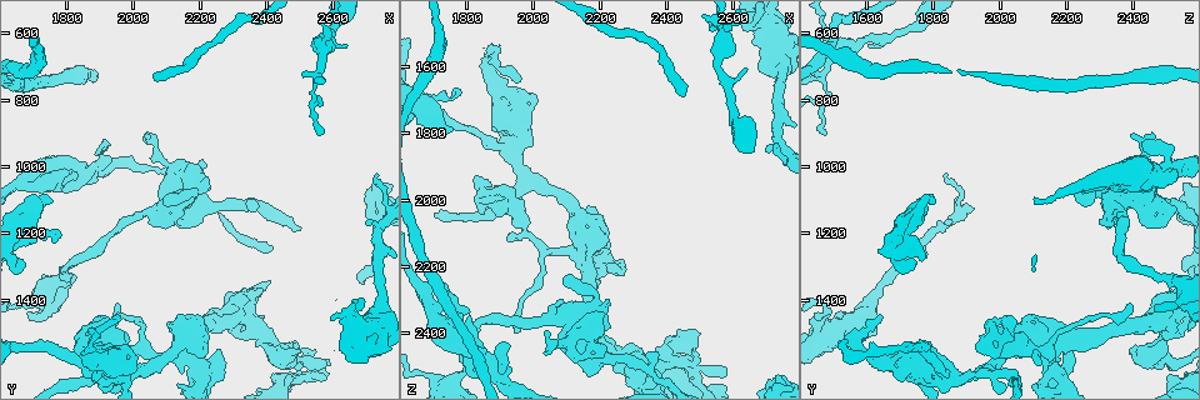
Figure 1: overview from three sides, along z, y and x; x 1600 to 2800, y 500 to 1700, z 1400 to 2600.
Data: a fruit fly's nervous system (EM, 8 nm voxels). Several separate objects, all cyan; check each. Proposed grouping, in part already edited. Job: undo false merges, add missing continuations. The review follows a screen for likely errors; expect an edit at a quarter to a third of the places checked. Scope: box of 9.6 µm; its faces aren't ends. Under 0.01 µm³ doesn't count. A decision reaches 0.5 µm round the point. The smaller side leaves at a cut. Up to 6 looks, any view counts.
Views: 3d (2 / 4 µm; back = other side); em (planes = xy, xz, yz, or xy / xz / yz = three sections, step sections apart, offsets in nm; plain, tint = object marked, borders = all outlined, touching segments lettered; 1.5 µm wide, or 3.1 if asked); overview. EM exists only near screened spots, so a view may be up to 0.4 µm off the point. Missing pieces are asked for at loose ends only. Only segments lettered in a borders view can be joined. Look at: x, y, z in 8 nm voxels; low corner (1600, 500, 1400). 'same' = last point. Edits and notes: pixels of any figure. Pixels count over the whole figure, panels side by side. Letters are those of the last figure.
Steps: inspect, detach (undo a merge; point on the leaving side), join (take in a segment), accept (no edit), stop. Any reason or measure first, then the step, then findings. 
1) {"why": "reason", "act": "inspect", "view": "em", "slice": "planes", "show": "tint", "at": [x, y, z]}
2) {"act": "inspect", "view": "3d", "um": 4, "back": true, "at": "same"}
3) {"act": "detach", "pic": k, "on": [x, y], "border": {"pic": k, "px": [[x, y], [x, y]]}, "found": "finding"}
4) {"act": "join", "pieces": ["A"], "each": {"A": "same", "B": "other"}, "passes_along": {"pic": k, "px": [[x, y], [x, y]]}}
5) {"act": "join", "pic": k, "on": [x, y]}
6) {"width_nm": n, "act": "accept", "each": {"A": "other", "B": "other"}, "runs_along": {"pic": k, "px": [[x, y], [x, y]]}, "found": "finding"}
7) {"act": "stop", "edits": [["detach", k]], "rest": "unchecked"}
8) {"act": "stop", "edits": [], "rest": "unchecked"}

{"why": "an open end", "act": "inspect", "view": "3d", "um": 4, "at": [2650, 630, 1600]}

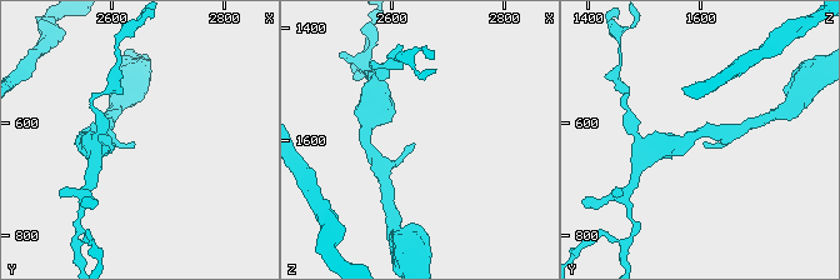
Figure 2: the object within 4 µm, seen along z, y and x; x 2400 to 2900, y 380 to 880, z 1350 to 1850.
{"why": "shape alone is not enough", "act": "inspect", "view": "em", "slice": "xy", "step": 4, "show": "tint", "at": [2640, 630, 1605]}

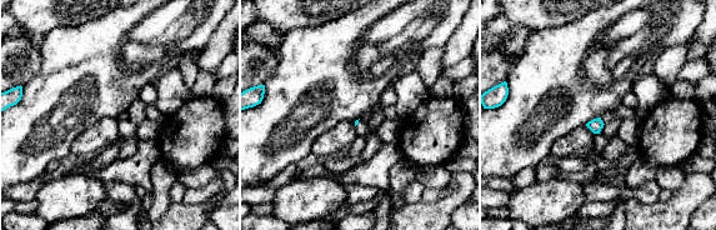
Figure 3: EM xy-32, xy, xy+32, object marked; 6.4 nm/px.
{"why": "another direction", "act": "inspect", "view": "em", "slice": "planes", "show": "borders", "at": "same"}

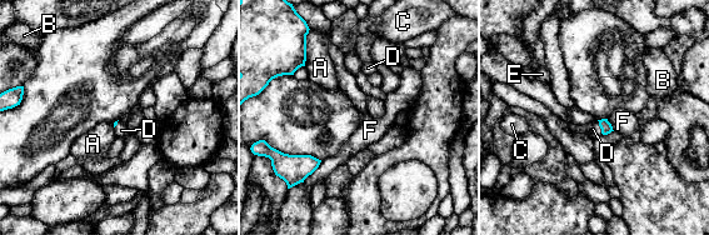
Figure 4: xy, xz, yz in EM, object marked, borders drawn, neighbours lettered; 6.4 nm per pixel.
{"act": "join", "pieces": ["D"], "each": {"A": "other", "B": "other", "C": "other", "D": "same", "E": "other", "F": "other"}, "passes_along": {"pic": 4, "px": [[605, 126], [600, 128], [593, 129]]}, "found": "the neuron continues"}

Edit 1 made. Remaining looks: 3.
{"why": "sharp bend", "act": "inspect", "view": "3d", "um": 2, "at": [1850, 1530, 1960]}

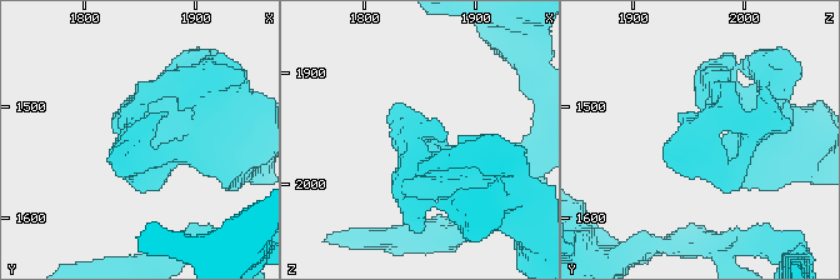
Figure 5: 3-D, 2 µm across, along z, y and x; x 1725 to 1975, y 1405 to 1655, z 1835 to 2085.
{"act": "inspect", "view": "em", "slice": "yz", "step": 4, "show": "tint", "at": [1844, 1540, 1954]}

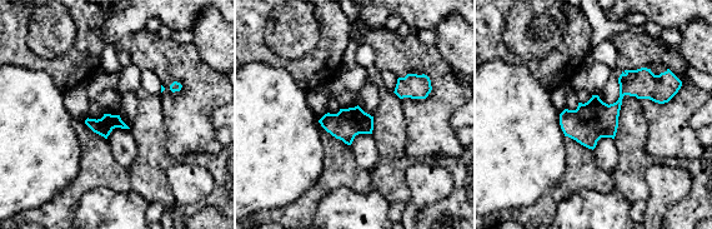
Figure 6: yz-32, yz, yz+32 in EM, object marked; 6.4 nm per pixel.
{"why": "cut it another way", "act": "inspect", "view": "em", "slice": "planes", "show": "borders", "at": "same"}

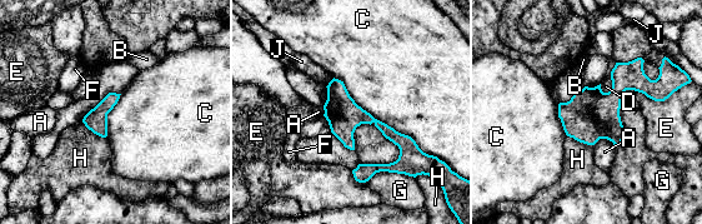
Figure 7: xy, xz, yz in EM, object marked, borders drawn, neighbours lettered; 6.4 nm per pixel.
{"longest_contact_nm": ["C", 800], "act": "accept", "each": {"A": "other", "B": "other", "C": "other", "D": "other", "E": "other", "F": "other", "G": "other", "H": "other", "J": "other"}, "runs_along": {"pic": 7, "px": [[331, 85], [359, 117], [415, 153]]}, "found": "continuous, no second neuron"}

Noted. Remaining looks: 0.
{"act": "stop", "edits": [["join", 4]], "rest": "unchecked"}

